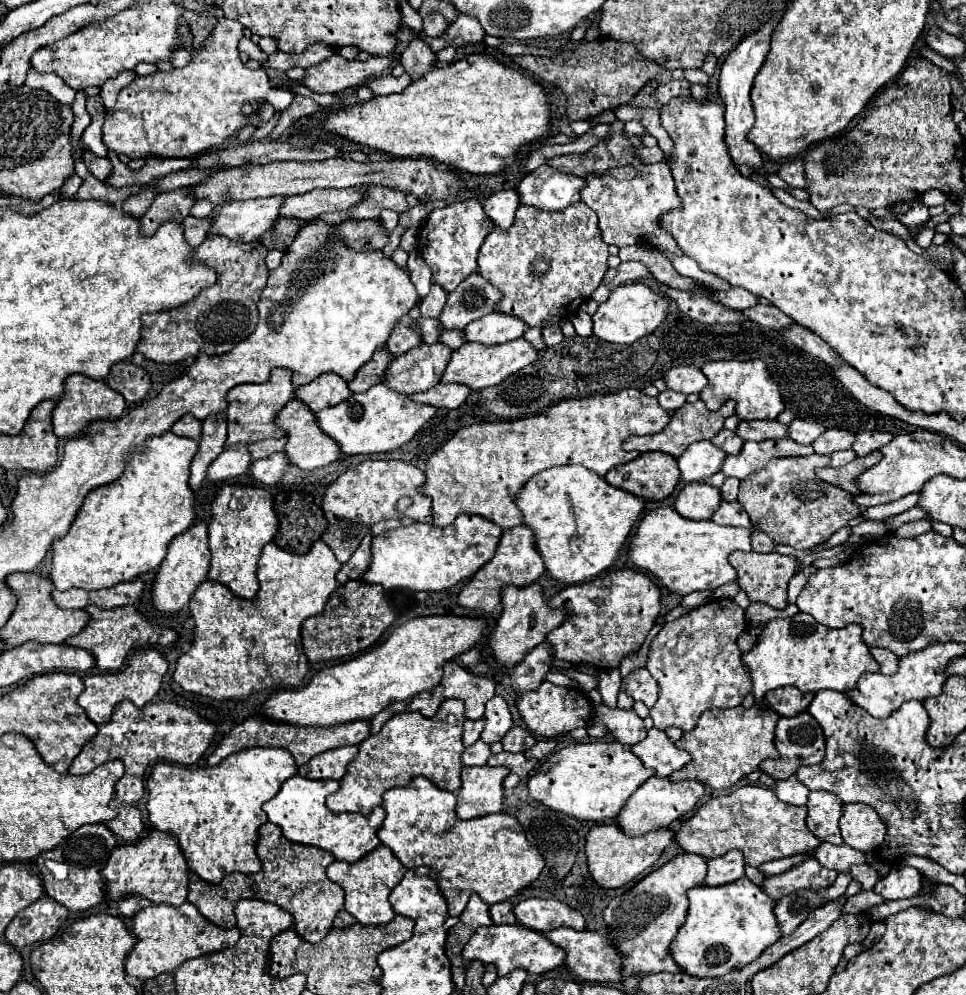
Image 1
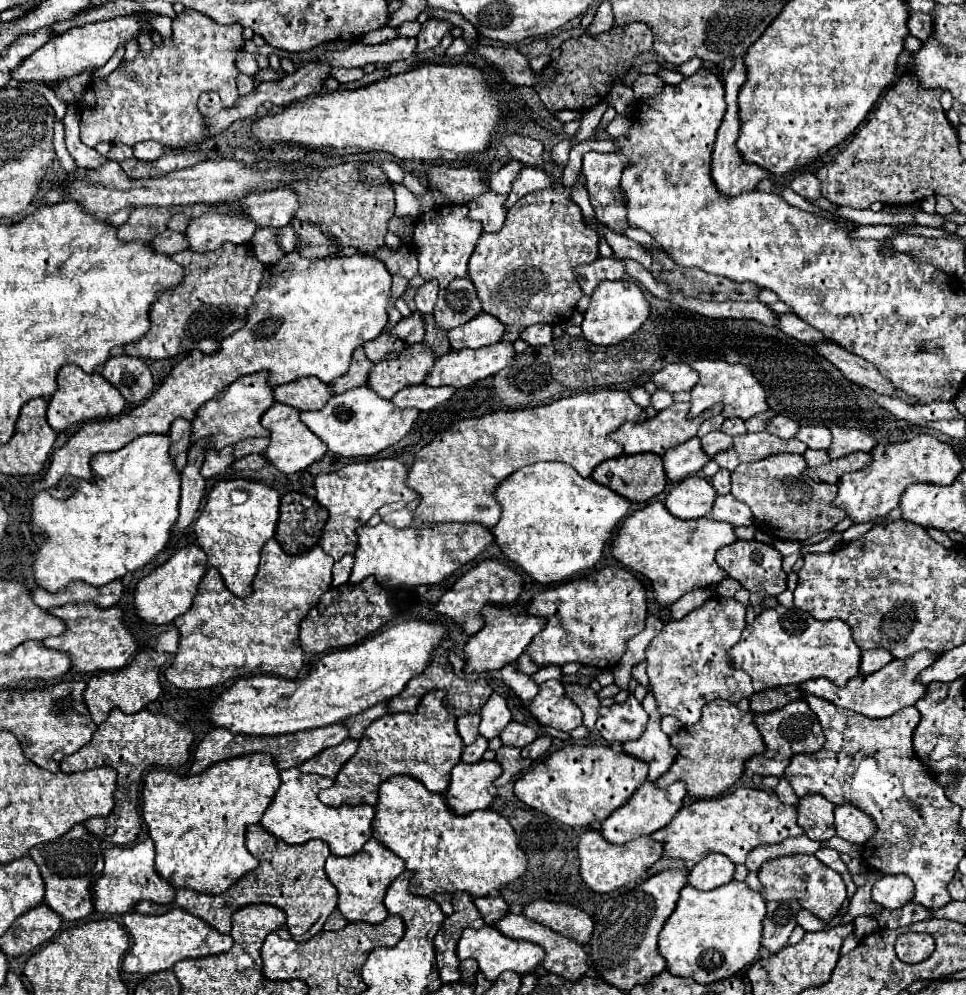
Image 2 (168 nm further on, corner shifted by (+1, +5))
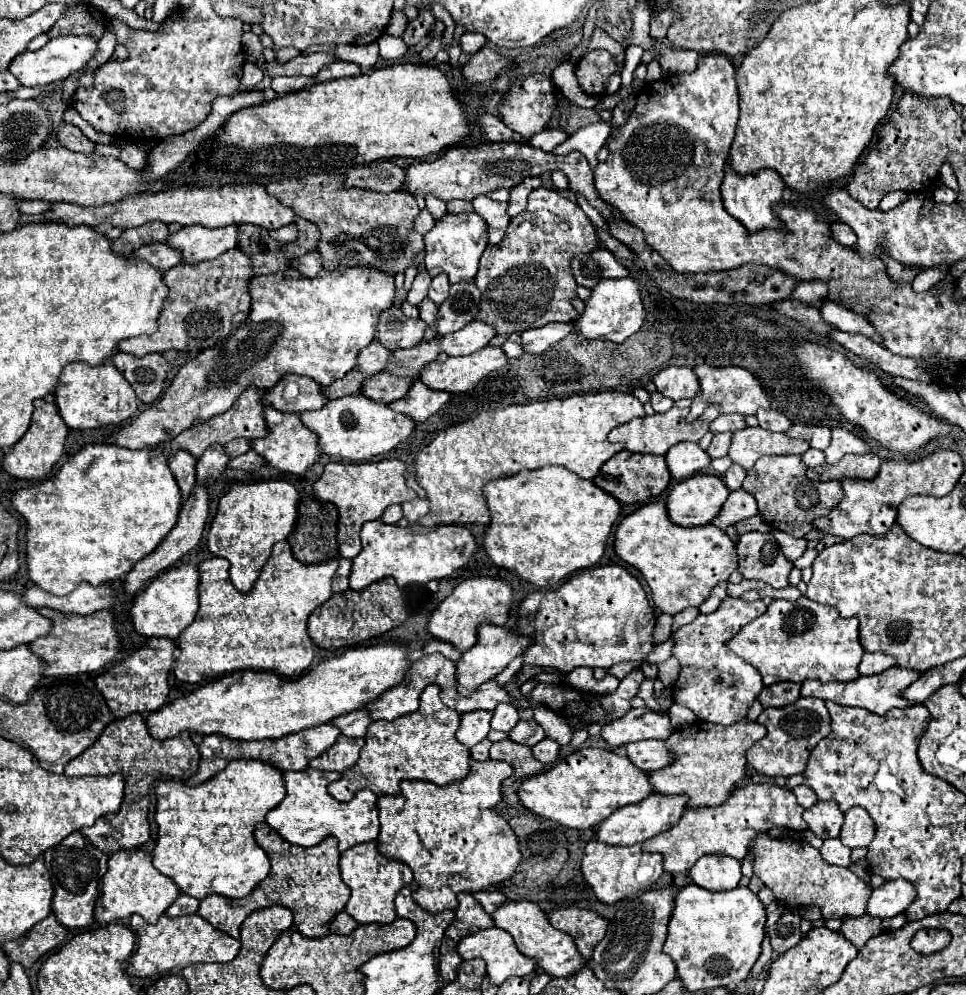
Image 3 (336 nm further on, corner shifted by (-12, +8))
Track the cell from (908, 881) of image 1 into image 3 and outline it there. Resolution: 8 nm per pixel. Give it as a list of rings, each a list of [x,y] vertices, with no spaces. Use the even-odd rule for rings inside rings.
[[[897,878],[873,890],[867,914],[877,918],[891,918],[903,914],[913,900],[915,900],[915,886],[911,886],[911,882],[907,880]]]

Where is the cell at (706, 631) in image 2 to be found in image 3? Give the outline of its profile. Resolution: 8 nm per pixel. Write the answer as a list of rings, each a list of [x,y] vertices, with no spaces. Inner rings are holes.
[[[727,596],[715,612],[699,614],[691,624],[685,624],[673,632],[673,656],[681,664],[673,692],[675,704],[693,710],[703,722],[733,724],[747,716],[749,706],[763,690],[761,674],[751,664],[735,656],[727,648],[727,640],[731,640],[745,624],[765,614],[765,610],[767,606],[763,600],[745,602],[741,598]]]

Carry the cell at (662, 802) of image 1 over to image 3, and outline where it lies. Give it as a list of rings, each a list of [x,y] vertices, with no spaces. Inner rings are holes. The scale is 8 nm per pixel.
[[[653,792],[647,800],[641,800],[637,804],[629,804],[617,812],[613,812],[601,826],[597,832],[597,840],[605,842],[605,844],[613,844],[613,846],[631,846],[637,842],[645,842],[661,832],[671,830],[679,818],[683,816],[683,812],[687,810],[687,796],[679,794],[679,796],[667,796],[667,794],[659,794]]]

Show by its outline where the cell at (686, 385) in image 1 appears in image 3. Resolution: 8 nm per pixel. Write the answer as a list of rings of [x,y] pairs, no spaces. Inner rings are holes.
[[[669,366],[653,376],[653,384],[657,386],[657,392],[673,400],[695,398],[699,392],[699,380],[689,366]]]

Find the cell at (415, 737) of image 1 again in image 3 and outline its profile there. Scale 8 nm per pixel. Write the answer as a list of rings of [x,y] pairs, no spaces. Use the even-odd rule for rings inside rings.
[[[435,684],[427,686],[421,694],[421,706],[419,706],[417,712],[405,714],[405,716],[395,718],[391,722],[389,720],[371,722],[371,726],[367,728],[365,746],[361,750],[361,756],[359,756],[357,764],[353,764],[349,770],[345,770],[341,774],[339,782],[329,784],[329,794],[339,802],[349,802],[351,796],[355,792],[363,790],[363,788],[373,790],[377,796],[381,796],[381,794],[399,794],[397,790],[399,790],[401,780],[427,780],[427,782],[433,782],[437,786],[447,786],[447,784],[463,780],[469,774],[471,754],[469,754],[469,748],[463,746],[455,738],[455,732],[459,730],[459,724],[461,724],[461,714],[447,708],[447,706],[443,706],[439,686],[435,686]]]

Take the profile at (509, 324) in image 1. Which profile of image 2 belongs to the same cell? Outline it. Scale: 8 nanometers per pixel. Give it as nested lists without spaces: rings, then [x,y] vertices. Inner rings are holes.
[[[480,313],[478,317],[470,319],[466,325],[460,325],[458,329],[448,331],[450,349],[480,349],[492,343],[498,343],[504,335],[504,325],[486,313]]]

